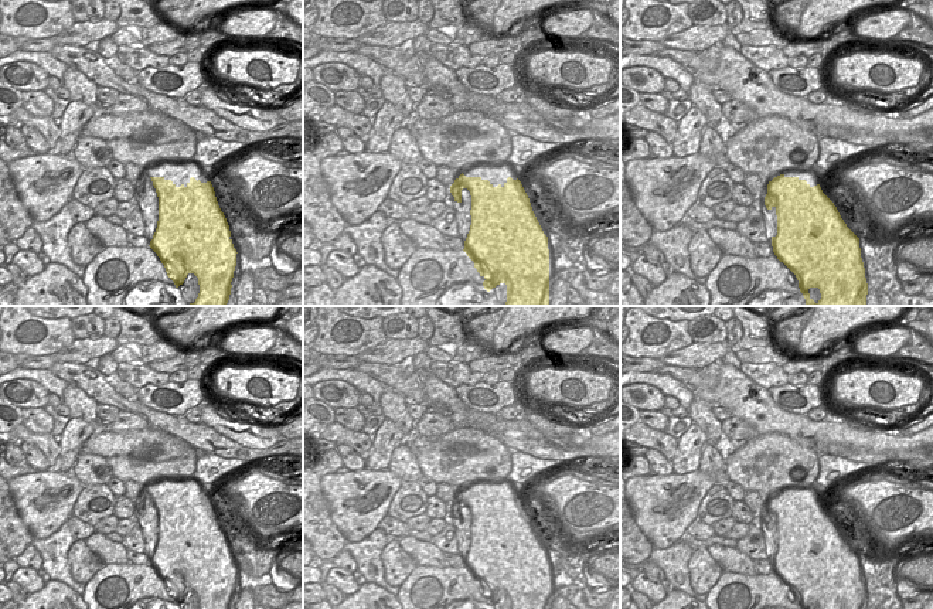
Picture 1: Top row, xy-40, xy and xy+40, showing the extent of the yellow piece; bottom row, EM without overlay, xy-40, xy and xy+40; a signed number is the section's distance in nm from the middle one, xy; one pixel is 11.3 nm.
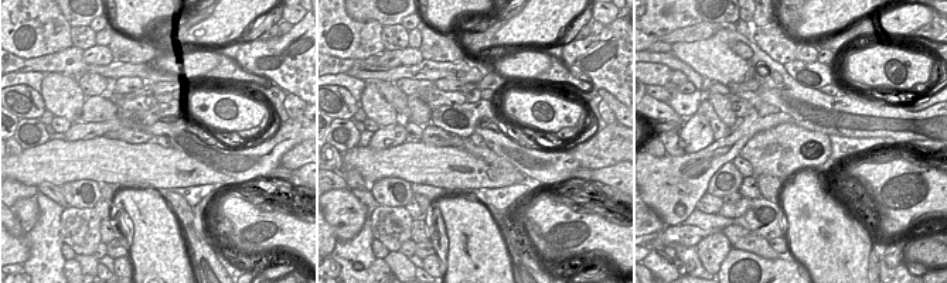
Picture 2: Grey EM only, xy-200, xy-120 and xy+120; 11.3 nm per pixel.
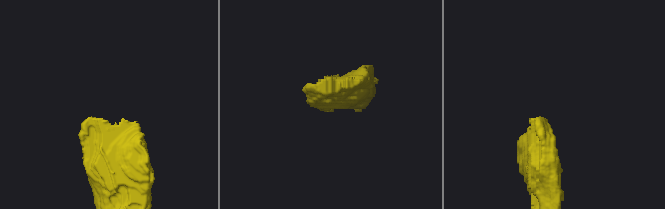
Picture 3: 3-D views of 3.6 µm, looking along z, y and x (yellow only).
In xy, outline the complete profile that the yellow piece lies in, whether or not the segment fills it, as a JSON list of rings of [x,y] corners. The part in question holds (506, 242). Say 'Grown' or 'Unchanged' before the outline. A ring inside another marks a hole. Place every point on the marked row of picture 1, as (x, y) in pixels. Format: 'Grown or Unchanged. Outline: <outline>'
Grown. Outline: [[[463,173],[450,186],[454,201],[462,203],[462,190],[467,188],[471,195],[471,225],[464,241],[463,251],[439,252],[437,262],[445,269],[454,272],[463,269],[479,272],[476,282],[480,282],[487,292],[500,283],[507,285],[507,302],[504,306],[548,306],[549,304],[549,249],[548,237],[544,234],[530,203],[530,198],[521,181],[511,177],[501,186],[494,187],[488,180],[481,177],[466,177]]]

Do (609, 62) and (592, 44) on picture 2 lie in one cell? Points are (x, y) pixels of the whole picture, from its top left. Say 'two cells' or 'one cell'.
two cells

